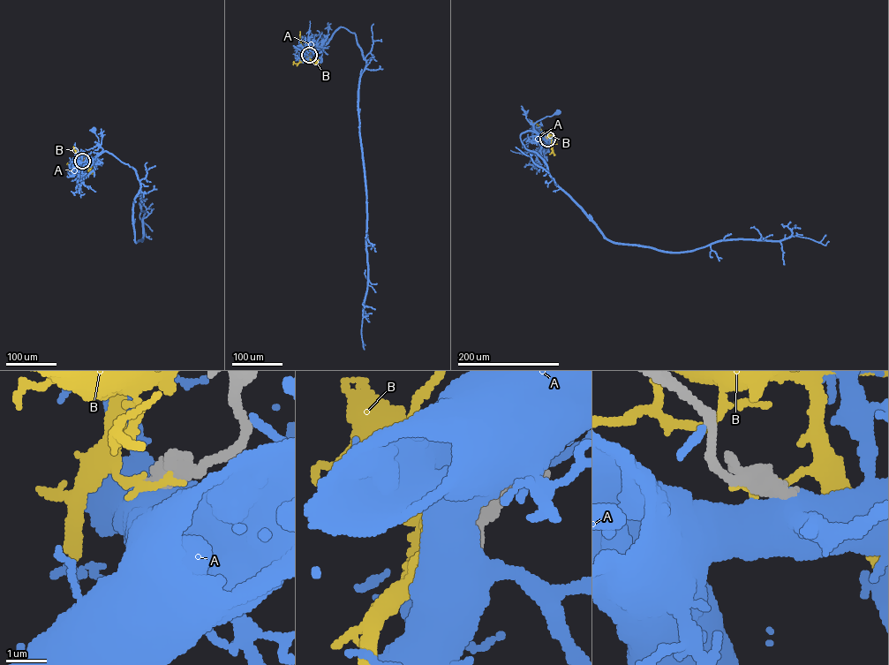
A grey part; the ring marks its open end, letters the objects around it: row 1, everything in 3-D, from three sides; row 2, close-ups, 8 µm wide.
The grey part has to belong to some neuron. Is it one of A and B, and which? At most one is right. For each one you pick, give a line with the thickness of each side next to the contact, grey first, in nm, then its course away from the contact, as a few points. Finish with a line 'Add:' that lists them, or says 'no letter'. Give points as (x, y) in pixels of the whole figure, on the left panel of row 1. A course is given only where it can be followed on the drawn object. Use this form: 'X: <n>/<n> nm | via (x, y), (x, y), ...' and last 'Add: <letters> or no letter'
Add: no letter

